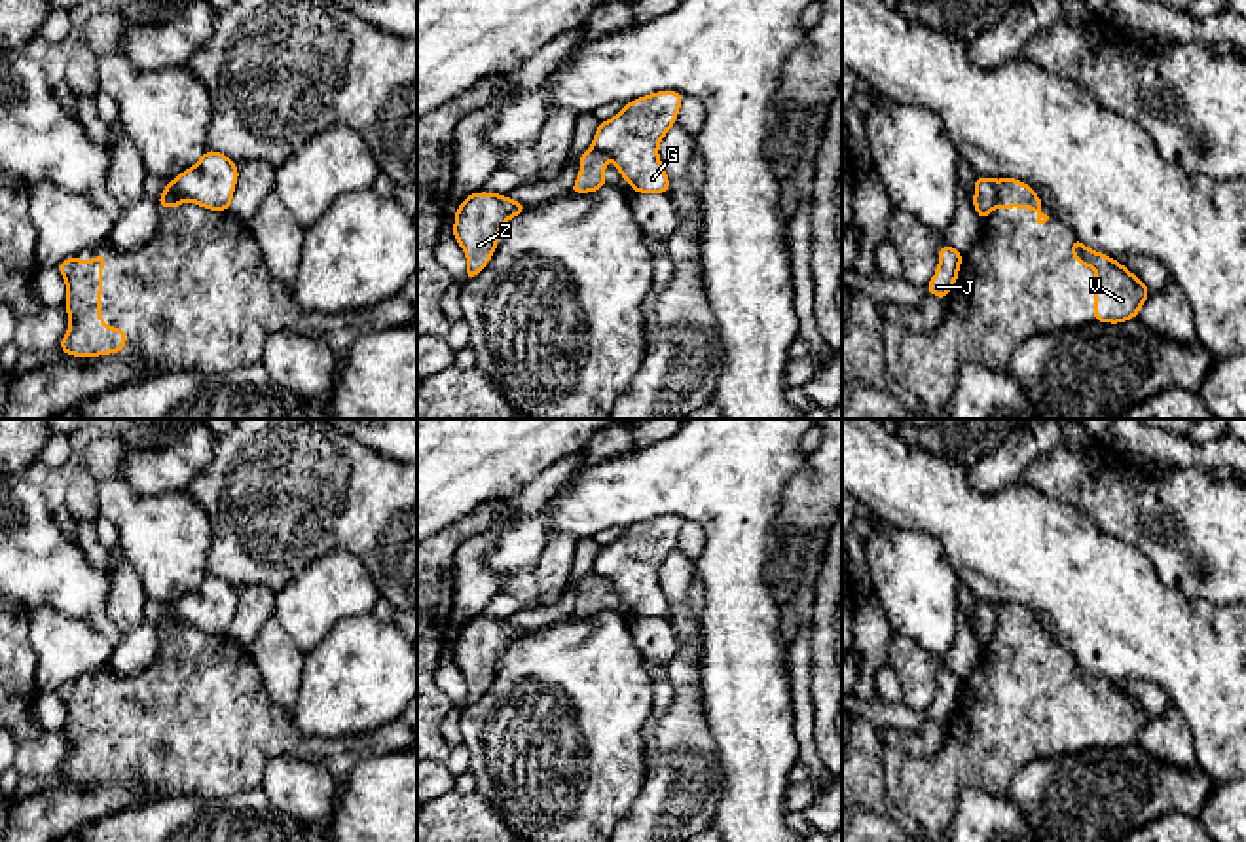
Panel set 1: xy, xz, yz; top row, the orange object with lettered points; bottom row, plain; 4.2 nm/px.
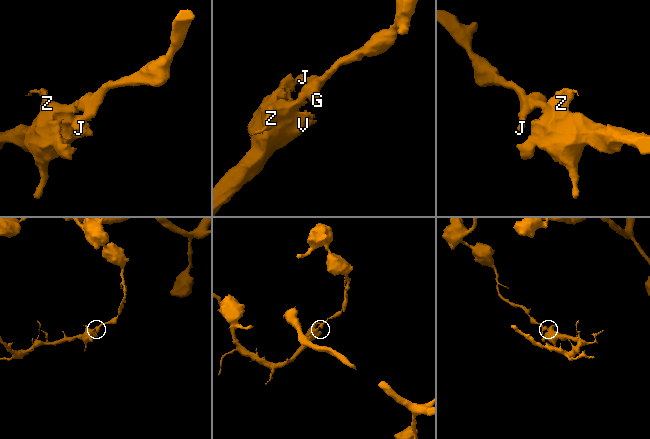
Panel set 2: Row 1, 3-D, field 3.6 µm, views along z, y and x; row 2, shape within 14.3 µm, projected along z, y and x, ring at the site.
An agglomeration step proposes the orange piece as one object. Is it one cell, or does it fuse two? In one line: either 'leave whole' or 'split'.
split

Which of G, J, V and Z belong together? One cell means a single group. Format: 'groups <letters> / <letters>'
groups G J / V Z

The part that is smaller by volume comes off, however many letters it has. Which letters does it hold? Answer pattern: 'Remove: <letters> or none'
Remove: V, Z

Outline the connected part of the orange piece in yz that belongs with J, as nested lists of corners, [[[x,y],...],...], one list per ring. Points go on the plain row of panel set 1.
[[[944,668],[939,675],[937,696],[933,704],[929,705],[929,709],[925,711],[925,715],[937,723],[946,724],[946,721],[950,719],[958,704],[962,683],[963,679],[960,679],[954,671]]]

